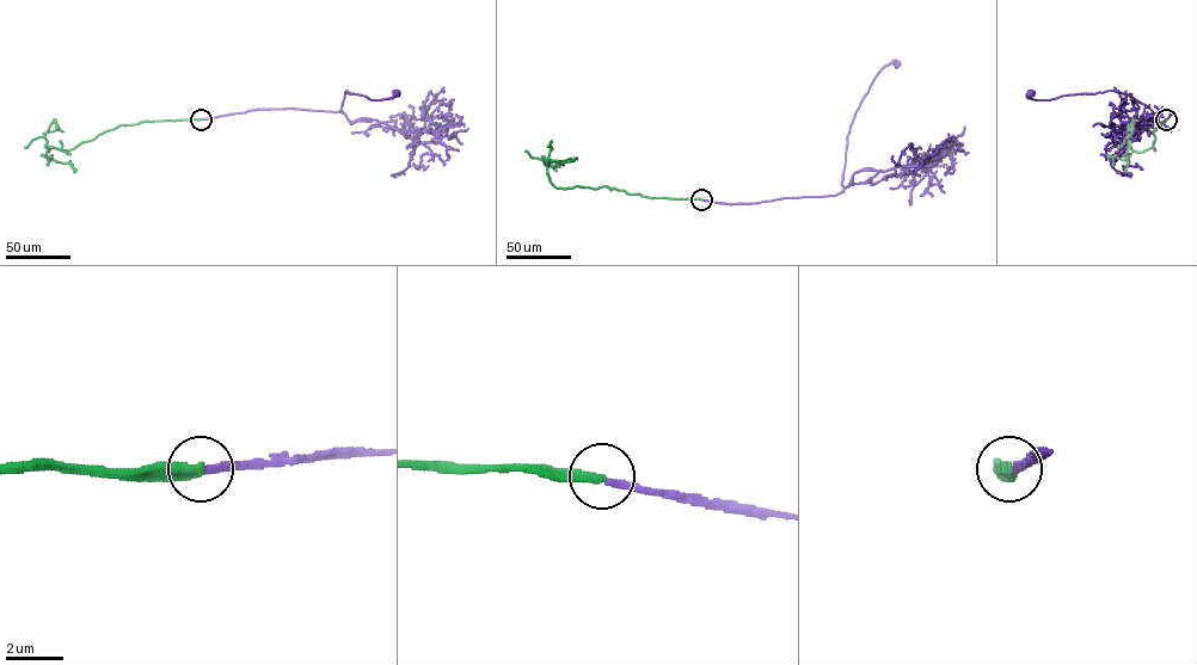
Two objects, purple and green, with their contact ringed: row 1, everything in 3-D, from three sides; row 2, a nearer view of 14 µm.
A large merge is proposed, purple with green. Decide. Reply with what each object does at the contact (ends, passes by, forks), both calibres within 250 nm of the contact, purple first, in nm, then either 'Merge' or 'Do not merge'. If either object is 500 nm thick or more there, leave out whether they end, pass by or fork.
At the ring purple ends. At the ring green ends. Thickness 240 nm (purple) against 380 nm. Merge

